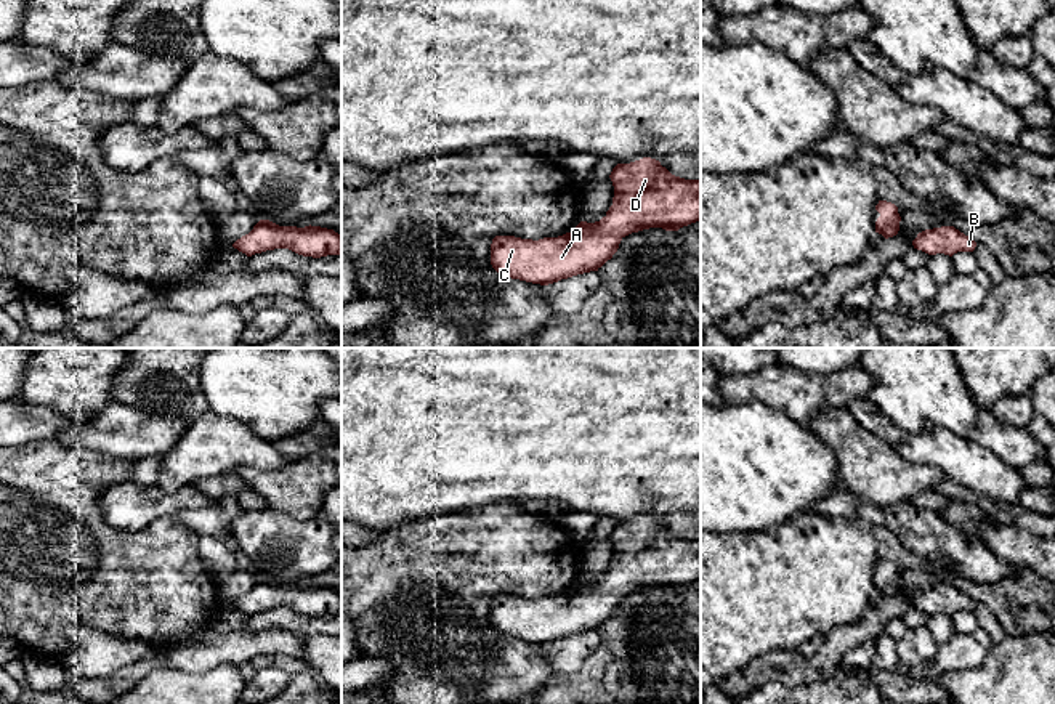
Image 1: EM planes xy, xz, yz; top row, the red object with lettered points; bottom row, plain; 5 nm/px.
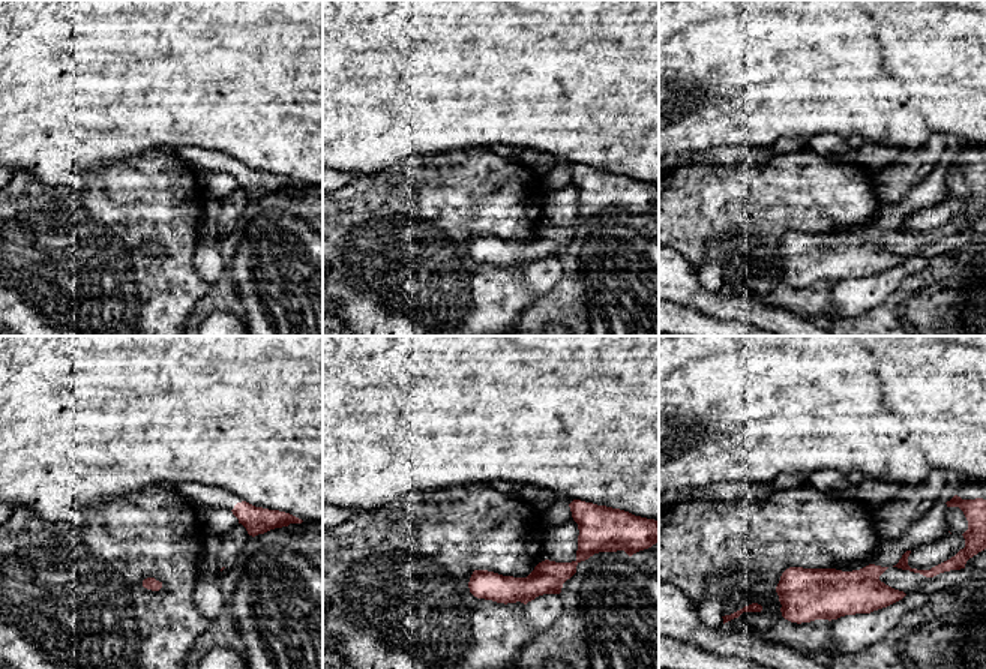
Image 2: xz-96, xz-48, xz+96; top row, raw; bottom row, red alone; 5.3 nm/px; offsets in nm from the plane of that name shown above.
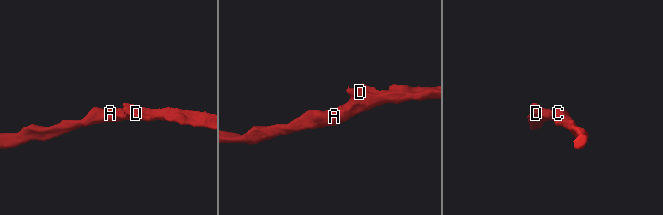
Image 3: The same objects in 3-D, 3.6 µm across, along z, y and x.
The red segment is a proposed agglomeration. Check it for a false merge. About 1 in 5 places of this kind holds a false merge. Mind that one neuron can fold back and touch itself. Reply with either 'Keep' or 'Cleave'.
Keep

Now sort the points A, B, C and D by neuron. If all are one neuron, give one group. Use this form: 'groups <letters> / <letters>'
groups A B C D

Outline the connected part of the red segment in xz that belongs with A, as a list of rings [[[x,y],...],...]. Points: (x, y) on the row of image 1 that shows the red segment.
[[[643,157],[630,164],[617,164],[609,178],[614,186],[612,205],[600,221],[580,221],[571,233],[539,241],[495,236],[491,244],[492,268],[511,279],[548,285],[598,271],[617,252],[620,241],[632,233],[649,228],[678,231],[701,220],[701,180],[675,176],[656,159]]]

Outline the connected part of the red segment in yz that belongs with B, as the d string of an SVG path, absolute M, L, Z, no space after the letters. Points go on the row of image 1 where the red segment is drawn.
M941 226L919 233L912 245L928 255L944 253L952 257L957 252L973 252L976 242L954 226Z

